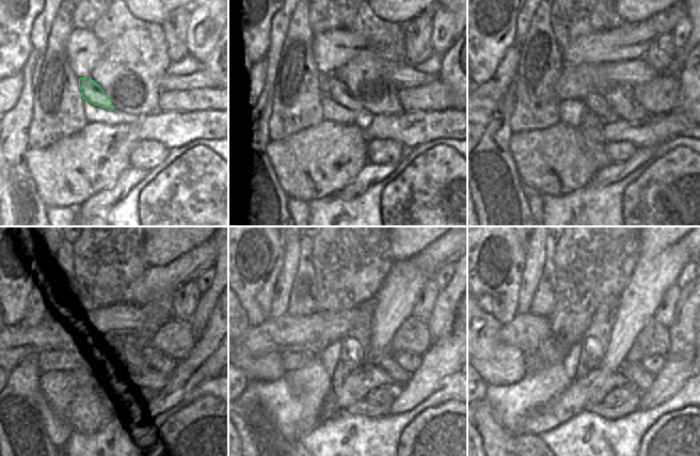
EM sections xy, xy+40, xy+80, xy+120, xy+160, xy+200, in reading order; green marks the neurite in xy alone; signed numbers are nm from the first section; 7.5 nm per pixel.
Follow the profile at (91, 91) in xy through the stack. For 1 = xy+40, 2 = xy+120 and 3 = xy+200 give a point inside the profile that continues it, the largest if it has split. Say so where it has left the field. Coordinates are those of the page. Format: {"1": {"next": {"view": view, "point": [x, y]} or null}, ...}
{"1": {"next": {"view": "xy+40", "point": [330, 85]}}, "2": {"next": {"view": "xy+120", "point": [131, 354]}}, "3": {"next": {"view": "xy+200", "point": [636, 375]}}}

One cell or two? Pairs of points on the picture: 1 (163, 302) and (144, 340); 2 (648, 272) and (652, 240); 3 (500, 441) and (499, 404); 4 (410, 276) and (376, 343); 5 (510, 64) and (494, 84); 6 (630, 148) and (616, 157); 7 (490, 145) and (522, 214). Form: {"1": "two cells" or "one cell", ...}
{"1": "one cell", "2": "two cells", "3": "two cells", "4": "one cell", "5": "one cell", "6": "one cell", "7": "one cell"}

